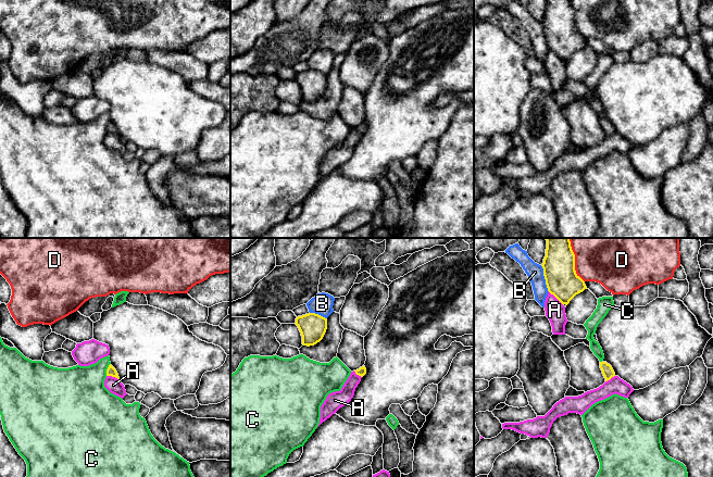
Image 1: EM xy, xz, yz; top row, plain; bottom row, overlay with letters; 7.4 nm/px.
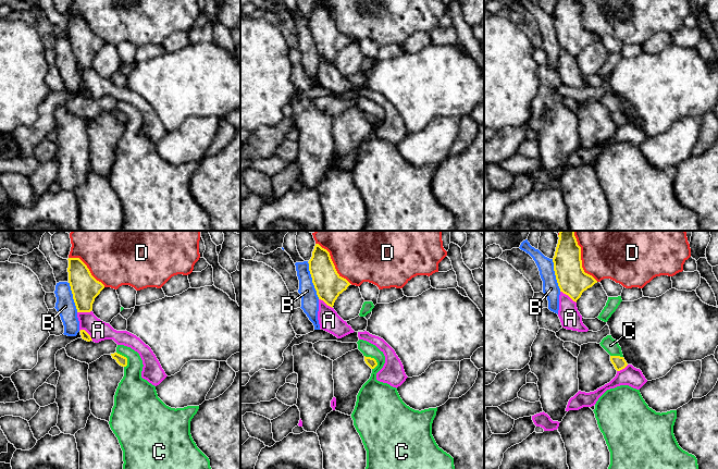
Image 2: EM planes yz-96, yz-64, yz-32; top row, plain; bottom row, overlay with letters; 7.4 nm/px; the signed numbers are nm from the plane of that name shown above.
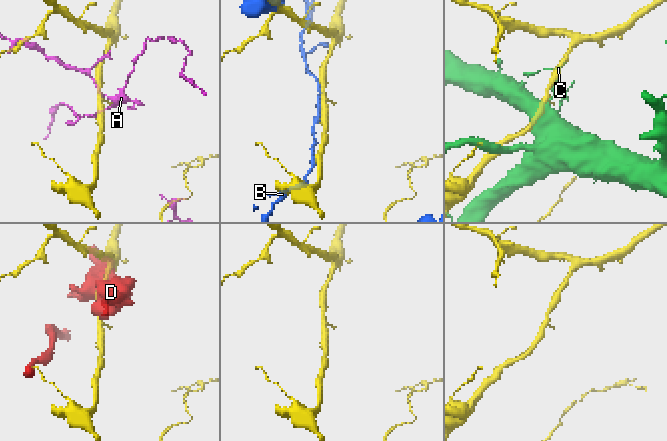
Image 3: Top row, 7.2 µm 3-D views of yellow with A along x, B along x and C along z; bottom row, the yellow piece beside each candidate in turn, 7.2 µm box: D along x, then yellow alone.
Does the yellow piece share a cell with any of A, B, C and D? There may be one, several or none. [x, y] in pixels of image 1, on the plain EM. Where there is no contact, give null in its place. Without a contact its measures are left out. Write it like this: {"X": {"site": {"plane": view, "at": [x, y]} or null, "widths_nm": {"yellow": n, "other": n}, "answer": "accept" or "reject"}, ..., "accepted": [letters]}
{"A": {"site": {"plane": "yz", "at": [557, 54]}, "widths_nm": {"yellow": 240, "other": 140}, "answer": "accept"}, "B": {"site": {"plane": "yz", "at": [545, 35]}, "widths_nm": {"yellow": 240, "other": 130}, "answer": "reject"}, "C": {"site": {"plane": "xy", "at": [107, 126]}, "widths_nm": {"yellow": 70, "other": 360}, "answer": "reject"}, "D": {"site": {"plane": "yz", "at": [574, 20]}, "widths_nm": {"yellow": 240, "other": 300}, "answer": "reject"}, "accepted": ["A"]}

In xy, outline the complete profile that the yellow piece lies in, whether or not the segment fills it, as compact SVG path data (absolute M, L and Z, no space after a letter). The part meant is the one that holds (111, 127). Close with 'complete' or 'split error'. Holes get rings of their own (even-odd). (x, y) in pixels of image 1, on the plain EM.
M110 121L107 126L107 135L104 137L104 143L113 151L124 154L127 150L124 141L120 138L116 126Z | split error

